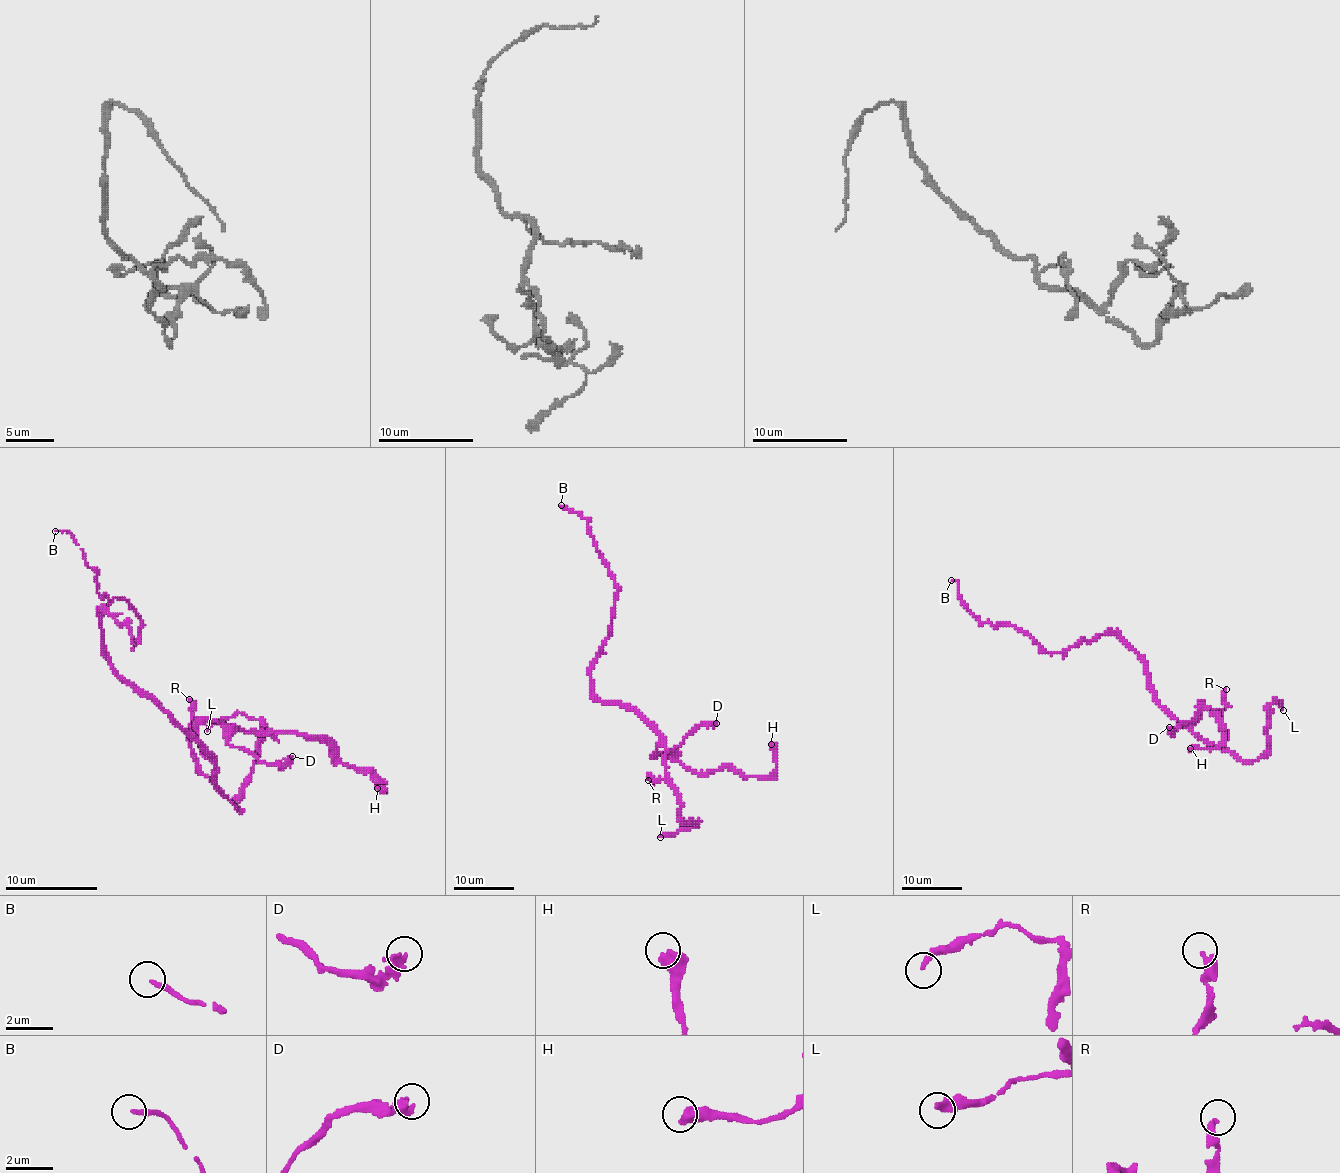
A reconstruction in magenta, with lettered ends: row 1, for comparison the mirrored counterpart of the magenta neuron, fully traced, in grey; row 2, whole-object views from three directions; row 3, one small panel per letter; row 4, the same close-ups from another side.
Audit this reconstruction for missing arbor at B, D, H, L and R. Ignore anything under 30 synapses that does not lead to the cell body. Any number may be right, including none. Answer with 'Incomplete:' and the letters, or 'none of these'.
Incomplete: none of these

